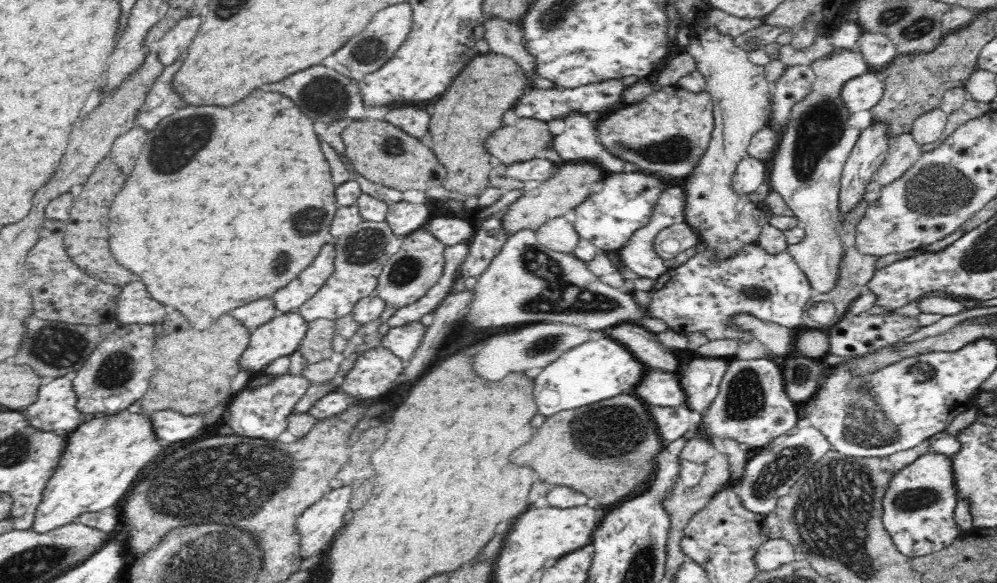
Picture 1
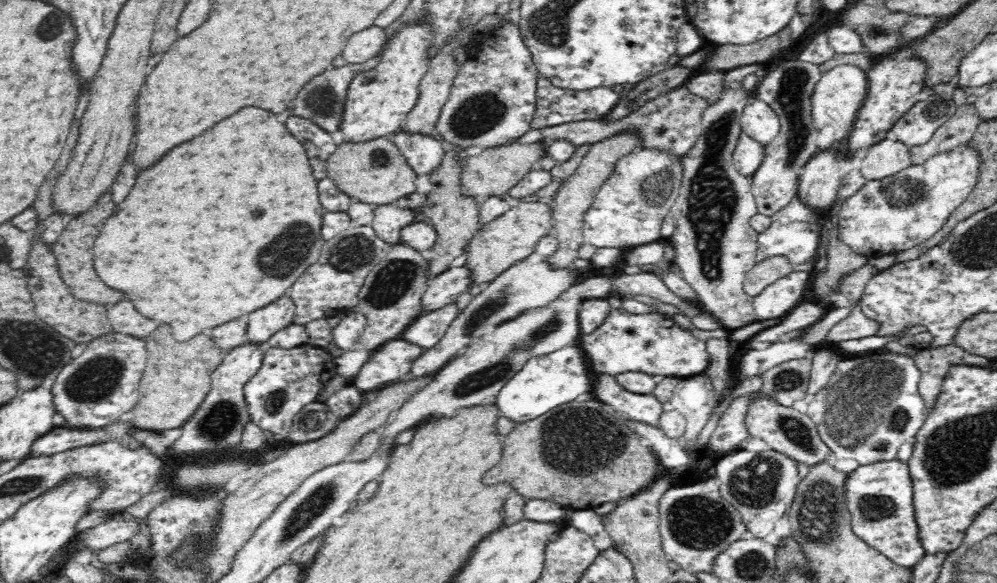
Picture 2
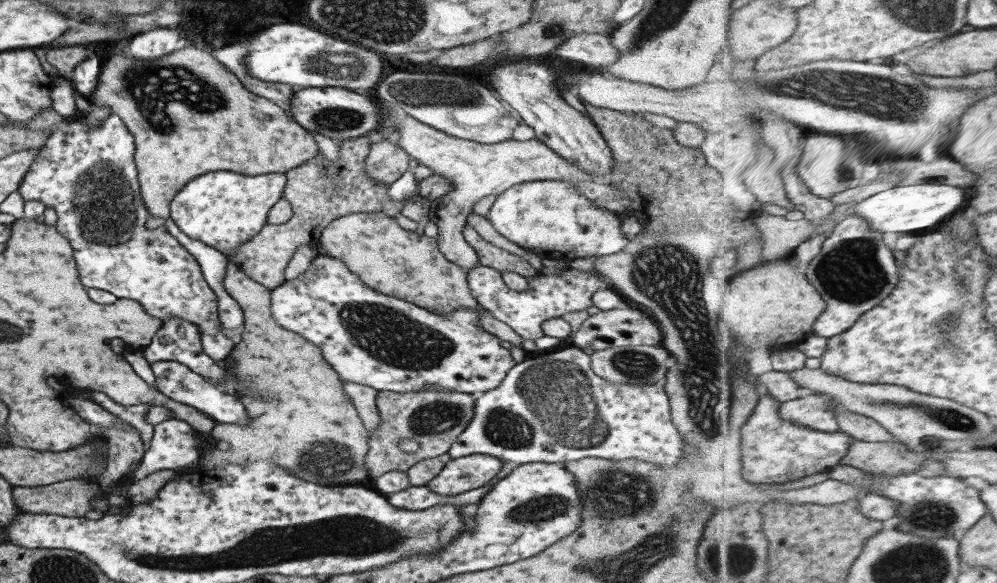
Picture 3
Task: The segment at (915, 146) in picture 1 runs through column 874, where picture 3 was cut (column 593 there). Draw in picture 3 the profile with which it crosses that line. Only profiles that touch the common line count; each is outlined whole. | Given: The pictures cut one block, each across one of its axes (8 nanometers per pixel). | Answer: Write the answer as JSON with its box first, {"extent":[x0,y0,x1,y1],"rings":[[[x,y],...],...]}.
{"extent":[380,108,602,269],"rings":[[[380,108],[380,122],[393,122],[397,128],[393,134],[395,142],[418,164],[425,165],[433,173],[446,178],[452,189],[443,196],[433,200],[428,210],[428,220],[438,228],[436,243],[441,255],[453,262],[461,269],[473,269],[477,265],[477,253],[465,242],[462,235],[463,227],[467,226],[465,218],[471,212],[473,203],[483,196],[493,194],[497,196],[506,188],[514,184],[533,182],[538,180],[602,181],[595,175],[590,175],[579,165],[572,165],[567,159],[553,152],[546,144],[537,139],[519,141],[514,139],[496,142],[495,144],[481,144],[472,140],[458,139],[447,133],[435,130],[426,124],[420,123],[413,117],[398,118],[393,111]]]}

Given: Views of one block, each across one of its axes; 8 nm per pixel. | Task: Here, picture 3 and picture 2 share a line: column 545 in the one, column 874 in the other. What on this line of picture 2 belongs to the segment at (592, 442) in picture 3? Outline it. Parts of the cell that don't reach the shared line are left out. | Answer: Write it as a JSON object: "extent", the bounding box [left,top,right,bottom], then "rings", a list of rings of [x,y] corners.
{"extent":[807,351,928,472],"rings":[[[892,351],[868,353],[844,357],[836,366],[834,374],[809,401],[807,415],[815,422],[824,444],[834,452],[838,471],[854,472],[856,468],[897,458],[898,450],[908,439],[914,439],[918,430],[924,426],[928,411],[921,396],[918,384],[921,379],[920,368],[908,354]]]}

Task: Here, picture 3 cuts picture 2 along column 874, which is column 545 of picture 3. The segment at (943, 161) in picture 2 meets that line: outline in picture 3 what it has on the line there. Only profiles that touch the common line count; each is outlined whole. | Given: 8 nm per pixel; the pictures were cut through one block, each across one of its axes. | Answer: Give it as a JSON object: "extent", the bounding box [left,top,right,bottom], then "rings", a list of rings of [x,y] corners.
{"extent":[486,180,627,262],"rings":[[[538,180],[514,184],[495,196],[486,217],[501,236],[533,252],[540,259],[568,262],[584,257],[611,255],[619,252],[627,241],[627,237],[619,229],[621,220],[618,216],[603,207],[596,207],[591,200],[579,195],[568,181]]]}

